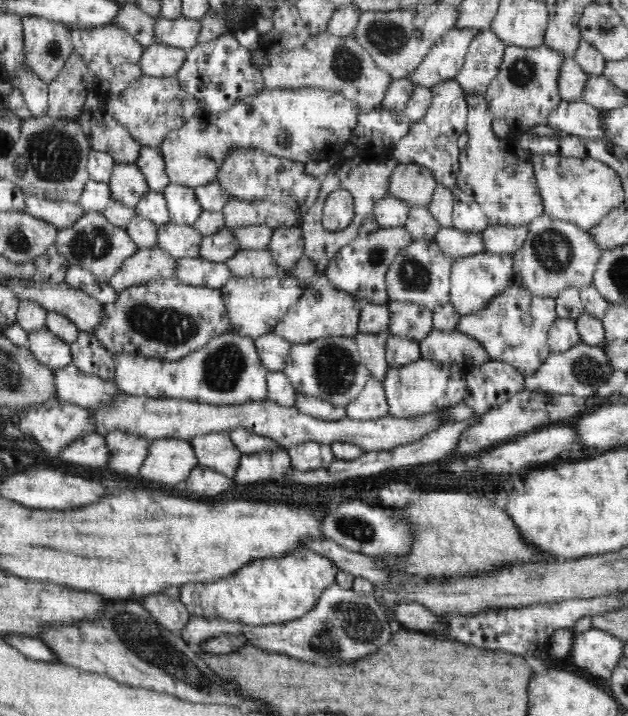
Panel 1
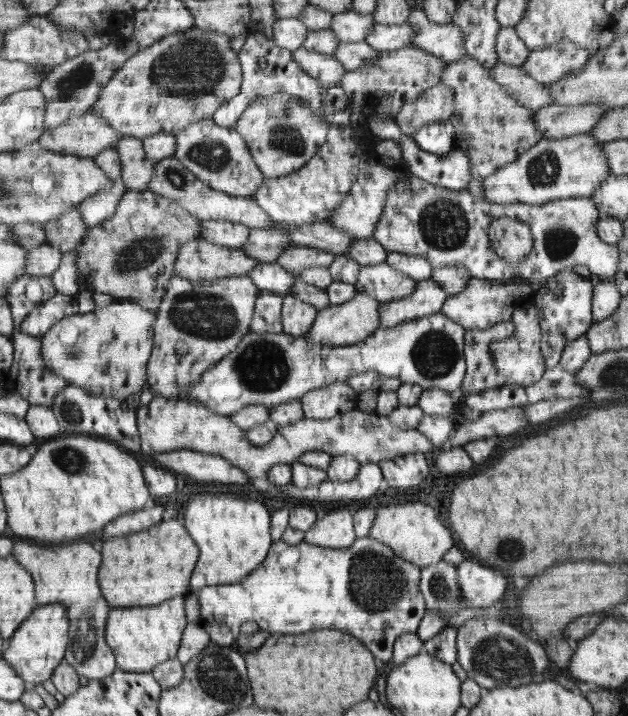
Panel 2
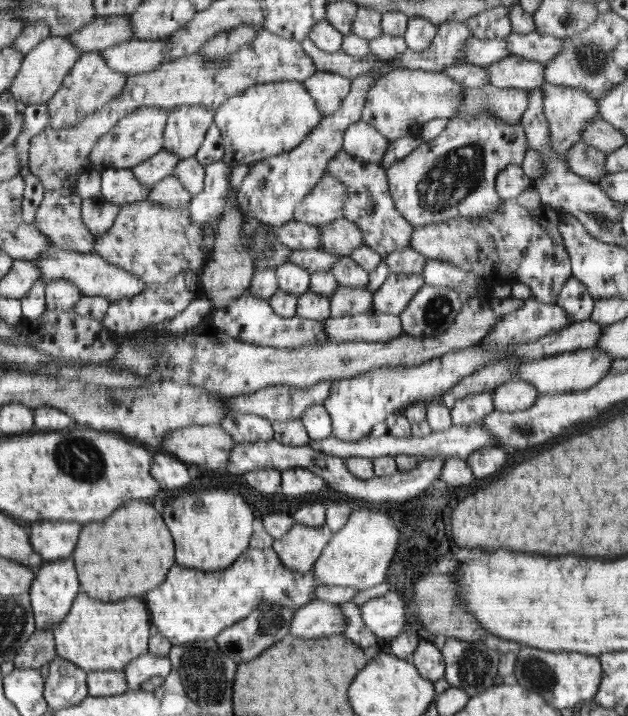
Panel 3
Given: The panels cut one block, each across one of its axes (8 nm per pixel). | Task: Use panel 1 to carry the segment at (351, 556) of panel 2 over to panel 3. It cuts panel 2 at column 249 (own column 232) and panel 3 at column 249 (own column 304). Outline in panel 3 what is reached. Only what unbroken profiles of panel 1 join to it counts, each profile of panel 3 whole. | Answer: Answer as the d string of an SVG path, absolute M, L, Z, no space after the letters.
M271 546L264 549L246 549L241 558L224 571L202 571L180 566L173 568L174 570L170 570L170 578L166 578L166 586L160 586L158 590L154 590L154 594L150 594L150 598L146 598L146 606L149 614L152 614L156 630L167 638L172 646L214 639L221 630L248 617L253 610L264 604L282 605L298 610L302 605L316 600L316 590L322 585L313 571L300 573L289 570Z

